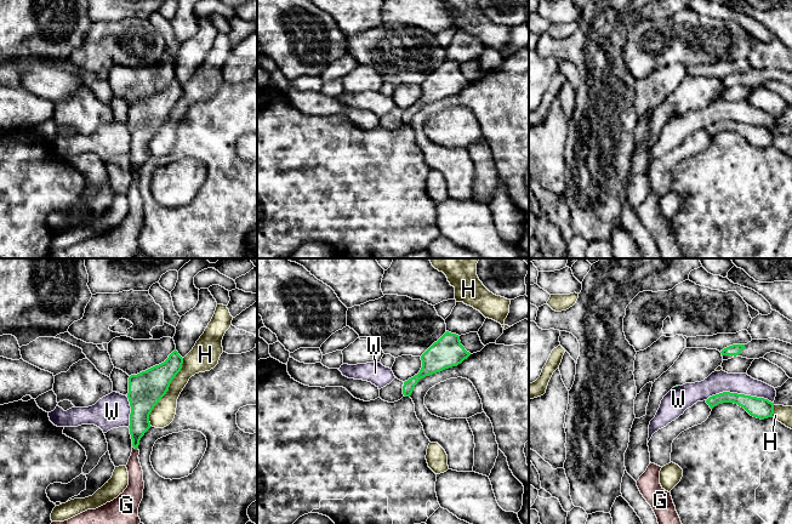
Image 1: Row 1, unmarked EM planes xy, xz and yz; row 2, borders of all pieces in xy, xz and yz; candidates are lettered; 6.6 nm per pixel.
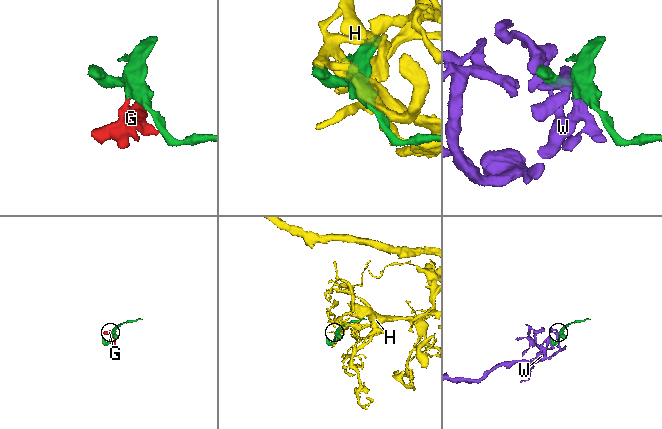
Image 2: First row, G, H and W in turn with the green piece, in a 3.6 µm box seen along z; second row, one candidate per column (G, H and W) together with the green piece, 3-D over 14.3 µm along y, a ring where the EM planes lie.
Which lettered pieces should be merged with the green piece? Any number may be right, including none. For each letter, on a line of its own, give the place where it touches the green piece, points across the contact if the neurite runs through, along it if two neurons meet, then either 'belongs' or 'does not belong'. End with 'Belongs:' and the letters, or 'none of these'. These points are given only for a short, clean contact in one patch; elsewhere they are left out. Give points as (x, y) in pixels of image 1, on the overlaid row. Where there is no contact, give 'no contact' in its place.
G: xy (135, 448) | across xy (140, 423), (135, 448), (136, 484) | belongs
H: xy (166, 391) | does not belong
W: yz (740, 394) | does not belong
Belongs: G

